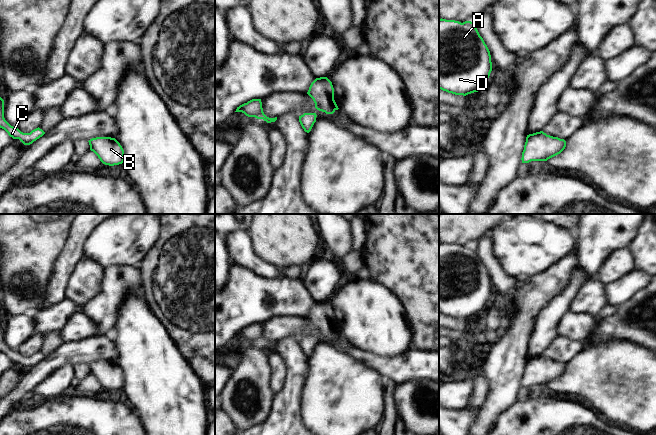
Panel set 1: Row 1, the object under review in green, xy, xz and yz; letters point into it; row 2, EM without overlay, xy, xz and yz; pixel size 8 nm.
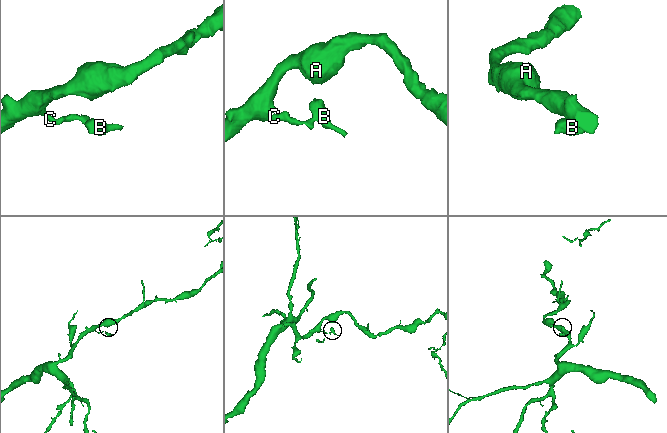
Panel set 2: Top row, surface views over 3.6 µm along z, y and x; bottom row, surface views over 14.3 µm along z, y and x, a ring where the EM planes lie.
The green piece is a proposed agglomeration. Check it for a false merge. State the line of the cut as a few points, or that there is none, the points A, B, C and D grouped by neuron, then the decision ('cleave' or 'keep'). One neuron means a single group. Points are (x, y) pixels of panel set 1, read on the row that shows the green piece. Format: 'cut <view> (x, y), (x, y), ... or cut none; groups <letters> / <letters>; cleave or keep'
cut none; groups A B C D; keep

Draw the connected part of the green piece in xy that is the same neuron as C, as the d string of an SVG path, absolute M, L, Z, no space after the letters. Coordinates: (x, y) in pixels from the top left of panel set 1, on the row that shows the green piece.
M0 97L0 128L4 129L13 139L19 139L24 145L30 145L45 132L39 127L32 130L30 133L23 133L17 127L11 126L4 118L4 100Z

